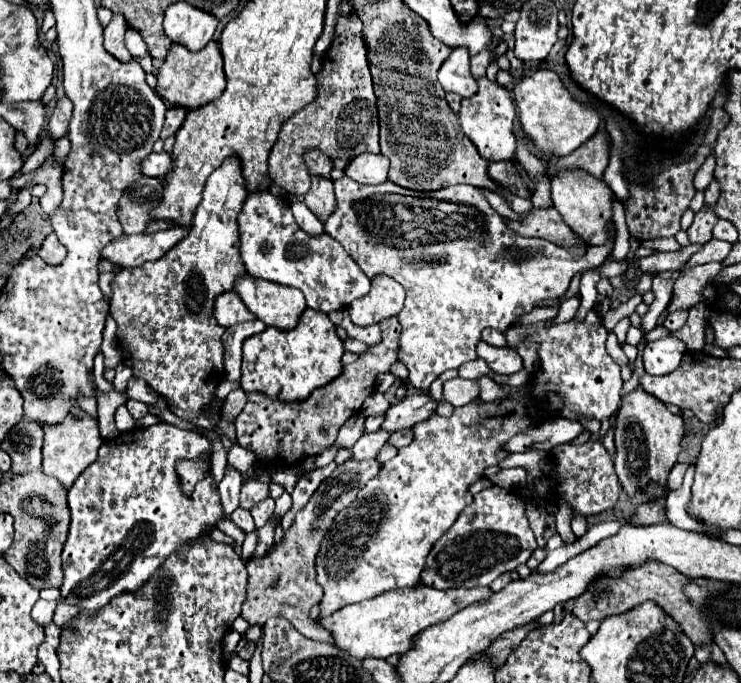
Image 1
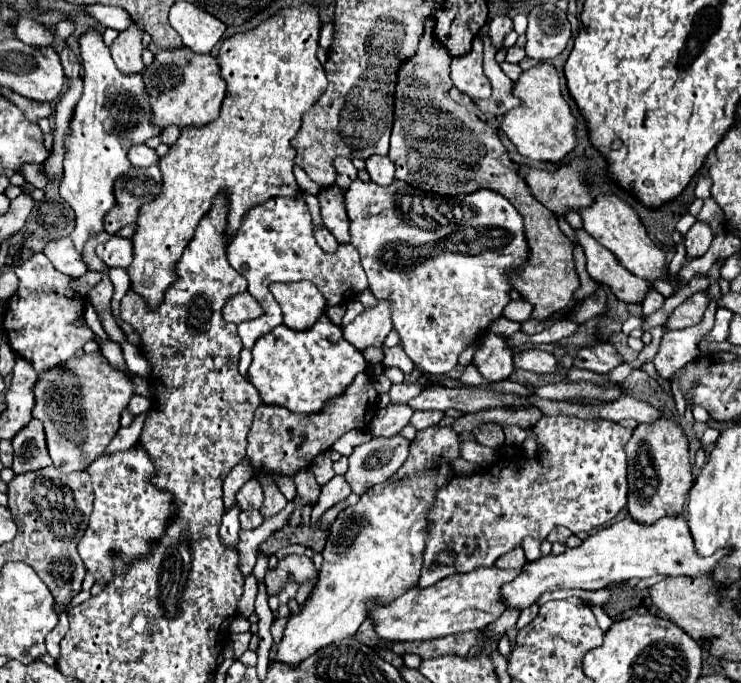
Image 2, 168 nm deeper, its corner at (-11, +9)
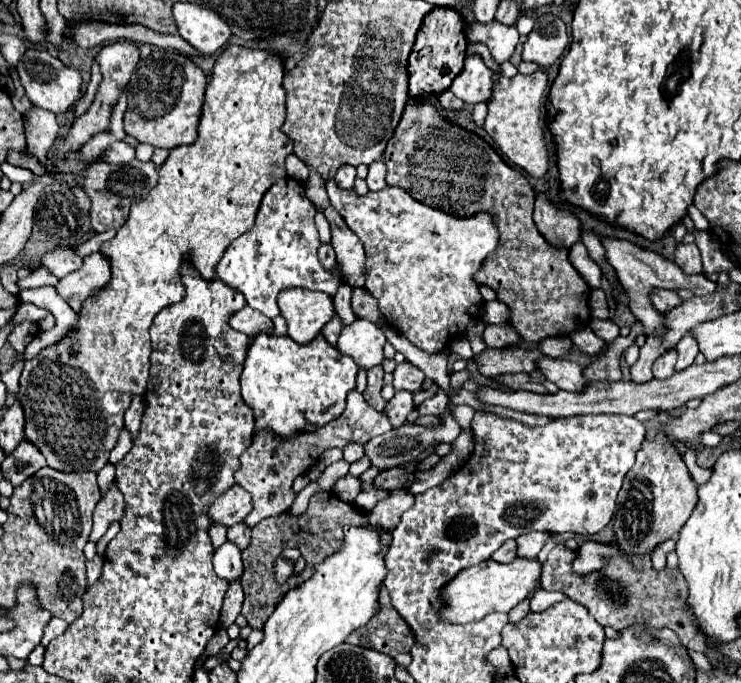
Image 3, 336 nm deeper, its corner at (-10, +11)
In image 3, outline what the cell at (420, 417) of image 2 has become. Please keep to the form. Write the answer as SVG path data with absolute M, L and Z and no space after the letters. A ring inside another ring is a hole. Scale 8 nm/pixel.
M438 388L438 392L436 392L432 398L424 400L424 402L418 406L418 412L420 412L420 414L432 414L432 416L438 416L440 412L444 412L446 402L448 402L448 394L446 394L442 388Z

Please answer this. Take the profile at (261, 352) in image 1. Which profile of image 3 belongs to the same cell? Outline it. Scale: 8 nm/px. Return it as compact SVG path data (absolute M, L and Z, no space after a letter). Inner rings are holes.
M258 334L252 342L244 370L240 376L242 400L254 412L254 432L272 430L280 438L292 438L298 432L314 432L316 428L336 420L346 408L346 396L356 388L358 366L348 356L342 356L334 346L330 346L320 334L310 344L296 344L290 336L268 336Z

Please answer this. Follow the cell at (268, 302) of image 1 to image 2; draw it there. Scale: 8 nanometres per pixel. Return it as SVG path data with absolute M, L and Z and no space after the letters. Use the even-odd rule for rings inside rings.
M273 282L271 294L283 310L283 324L291 330L307 330L325 310L325 298L313 282Z

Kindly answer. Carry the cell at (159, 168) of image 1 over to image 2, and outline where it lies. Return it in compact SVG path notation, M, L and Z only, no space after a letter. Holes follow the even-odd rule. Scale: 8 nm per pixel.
M137 144L129 150L129 160L131 160L133 166L147 168L147 166L157 166L161 158L157 156L157 152L153 148L149 148L145 144Z

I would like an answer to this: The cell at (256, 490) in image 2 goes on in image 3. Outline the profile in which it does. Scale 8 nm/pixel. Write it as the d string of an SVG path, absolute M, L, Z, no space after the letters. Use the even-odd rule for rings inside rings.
M234 484L232 488L228 488L228 492L220 496L220 500L216 500L210 506L210 520L214 520L212 526L222 524L230 528L232 524L242 522L250 510L252 510L250 494L238 484Z

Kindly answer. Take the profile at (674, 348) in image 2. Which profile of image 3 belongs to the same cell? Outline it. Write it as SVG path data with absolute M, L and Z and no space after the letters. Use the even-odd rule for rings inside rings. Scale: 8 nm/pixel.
M674 348L668 350L666 354L662 354L662 356L654 362L654 366L652 366L654 378L658 378L658 380L670 378L670 376L674 374L674 362L676 362L676 358L678 358L678 352L676 352Z

